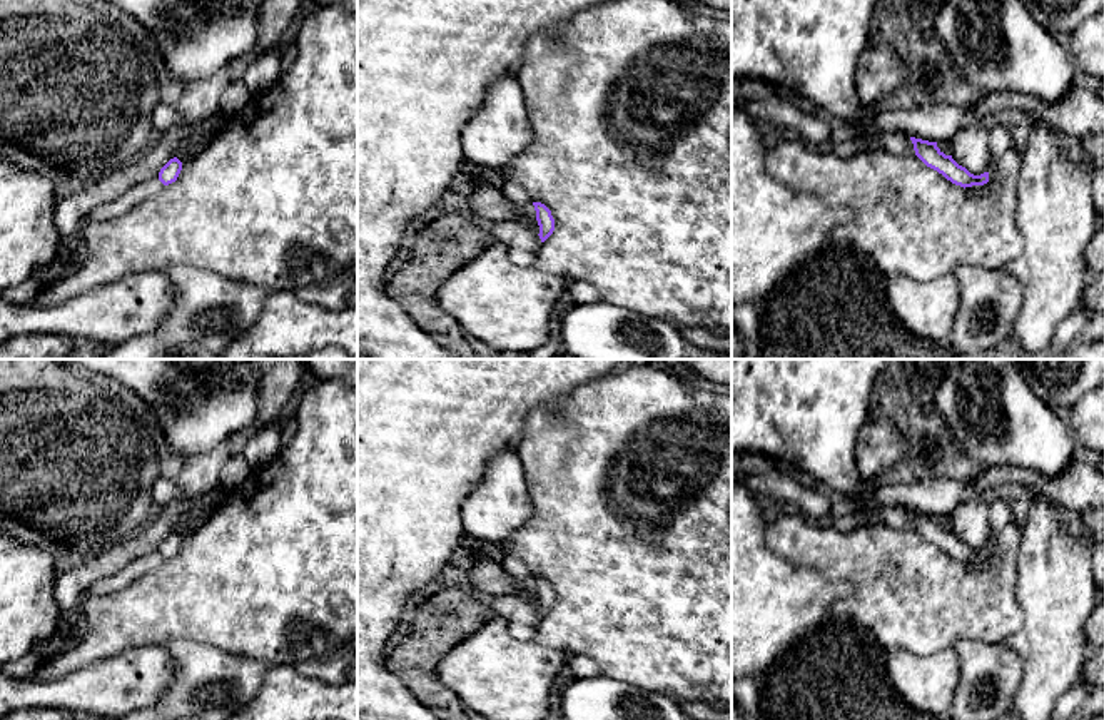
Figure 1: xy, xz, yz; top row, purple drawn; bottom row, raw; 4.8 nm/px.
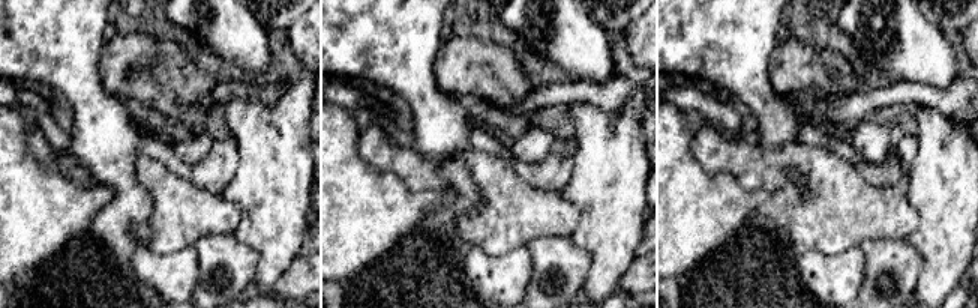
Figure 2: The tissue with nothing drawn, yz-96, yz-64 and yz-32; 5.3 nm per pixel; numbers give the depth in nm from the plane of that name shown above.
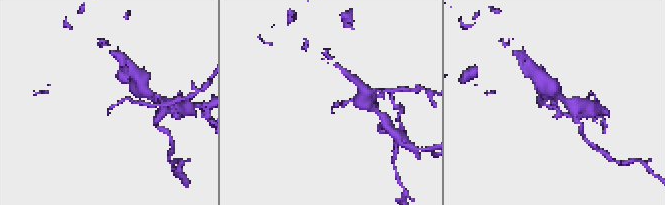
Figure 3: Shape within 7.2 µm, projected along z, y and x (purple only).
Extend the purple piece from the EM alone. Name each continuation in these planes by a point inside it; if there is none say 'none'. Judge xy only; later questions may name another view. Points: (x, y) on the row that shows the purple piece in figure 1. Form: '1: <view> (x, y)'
none

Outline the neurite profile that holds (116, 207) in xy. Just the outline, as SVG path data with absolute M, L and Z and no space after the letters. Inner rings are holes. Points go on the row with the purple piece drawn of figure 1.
M152 179L147 182L140 182L122 194L119 199L104 202L97 209L92 210L90 217L95 219L110 219L125 214L132 207L135 207L142 199L155 195L164 184L159 179Z

